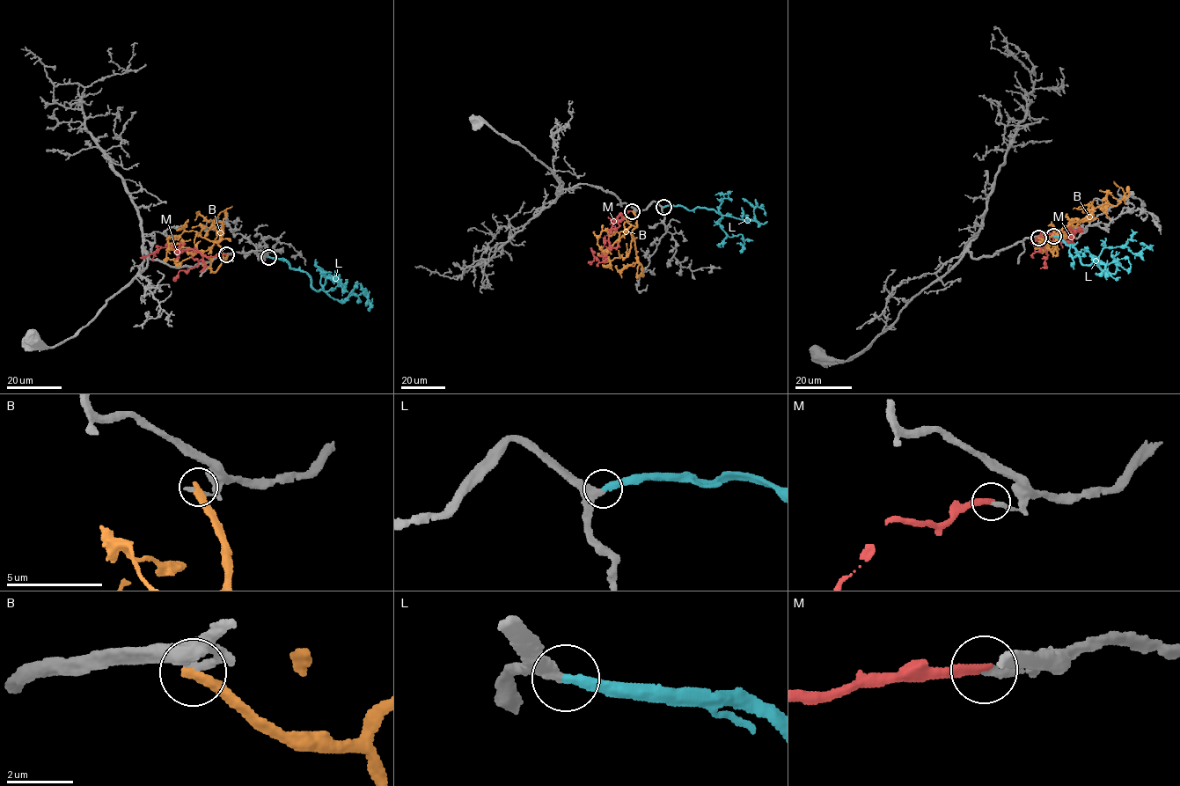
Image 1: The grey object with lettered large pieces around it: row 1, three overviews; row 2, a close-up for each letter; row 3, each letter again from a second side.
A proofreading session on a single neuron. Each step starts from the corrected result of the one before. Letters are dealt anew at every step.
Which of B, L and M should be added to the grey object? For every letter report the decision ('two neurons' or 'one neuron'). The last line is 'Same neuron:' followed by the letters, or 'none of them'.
B: two neurons
L: one neuron
M: one neuron
Same neuron: L, M

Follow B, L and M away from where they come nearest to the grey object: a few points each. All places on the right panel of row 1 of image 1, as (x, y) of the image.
B: (1039, 238), (1052, 244), (1059, 237), (1061, 231), (1082, 219), (1095, 208), (1119, 202), (1125, 194), (1114, 181)
L: (1053, 236), (1074, 245), (1081, 262), (1095, 263), (1111, 273), (1119, 262), (1105, 268), (1113, 277), (1120, 276)
M: (1038, 238), (1033, 241), (1048, 234), (1066, 238), (1081, 230), (1068, 237), (1072, 241), (1070, 245)

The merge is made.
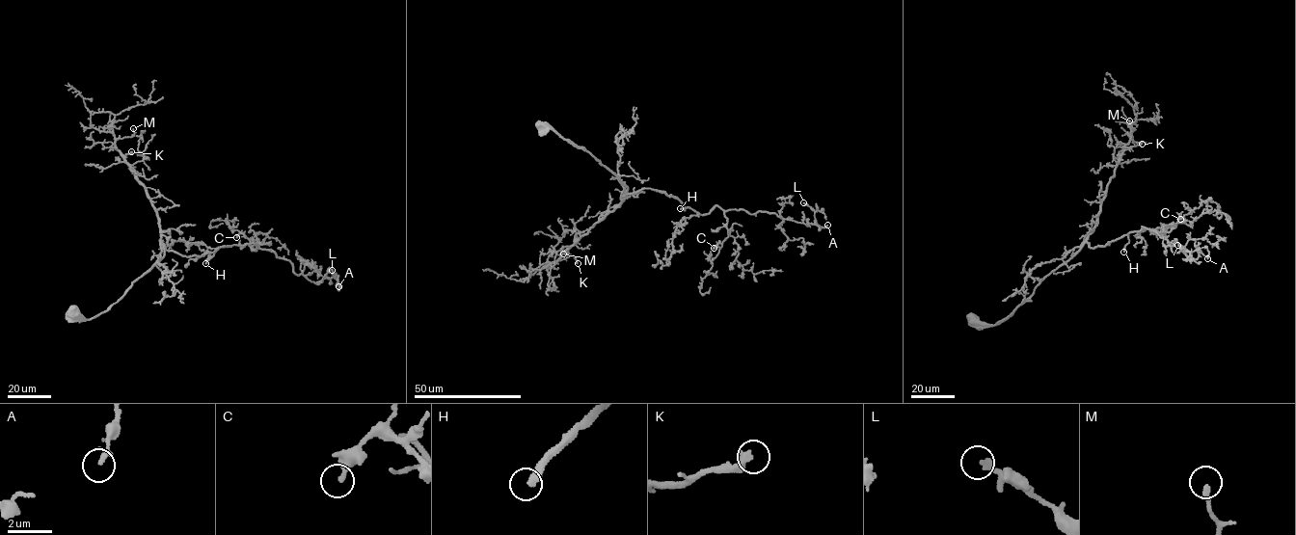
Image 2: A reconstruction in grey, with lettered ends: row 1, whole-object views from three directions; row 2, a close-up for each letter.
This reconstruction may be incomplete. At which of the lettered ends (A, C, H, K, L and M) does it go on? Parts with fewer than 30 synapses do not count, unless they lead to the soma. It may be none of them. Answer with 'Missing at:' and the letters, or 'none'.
Missing at: H, K

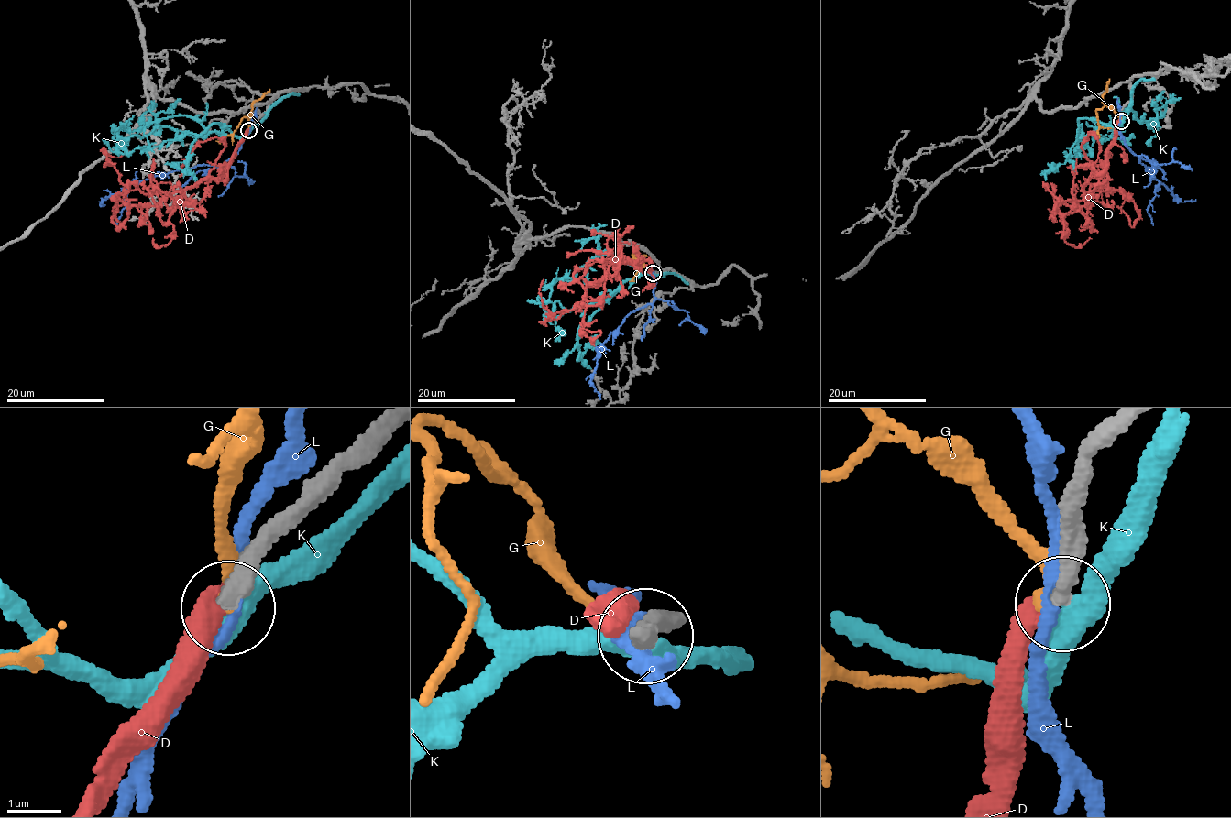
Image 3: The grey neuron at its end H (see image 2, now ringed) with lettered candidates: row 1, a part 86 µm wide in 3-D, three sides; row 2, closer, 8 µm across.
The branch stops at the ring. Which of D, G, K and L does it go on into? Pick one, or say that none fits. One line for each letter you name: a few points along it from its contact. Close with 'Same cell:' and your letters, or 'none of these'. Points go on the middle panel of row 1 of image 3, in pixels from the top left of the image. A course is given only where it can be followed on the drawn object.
Same cell: none of these

